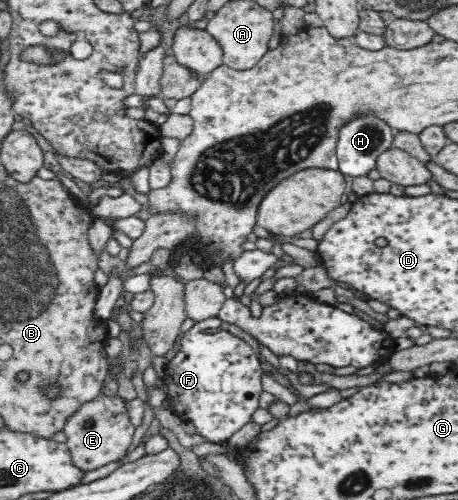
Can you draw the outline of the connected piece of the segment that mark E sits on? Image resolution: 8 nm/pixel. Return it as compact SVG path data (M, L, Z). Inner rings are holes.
M102 393L92 400L82 402L64 422L64 434L67 447L70 449L72 463L82 471L93 471L127 454L132 444L134 425L128 417L126 400L119 395L106 396Z

